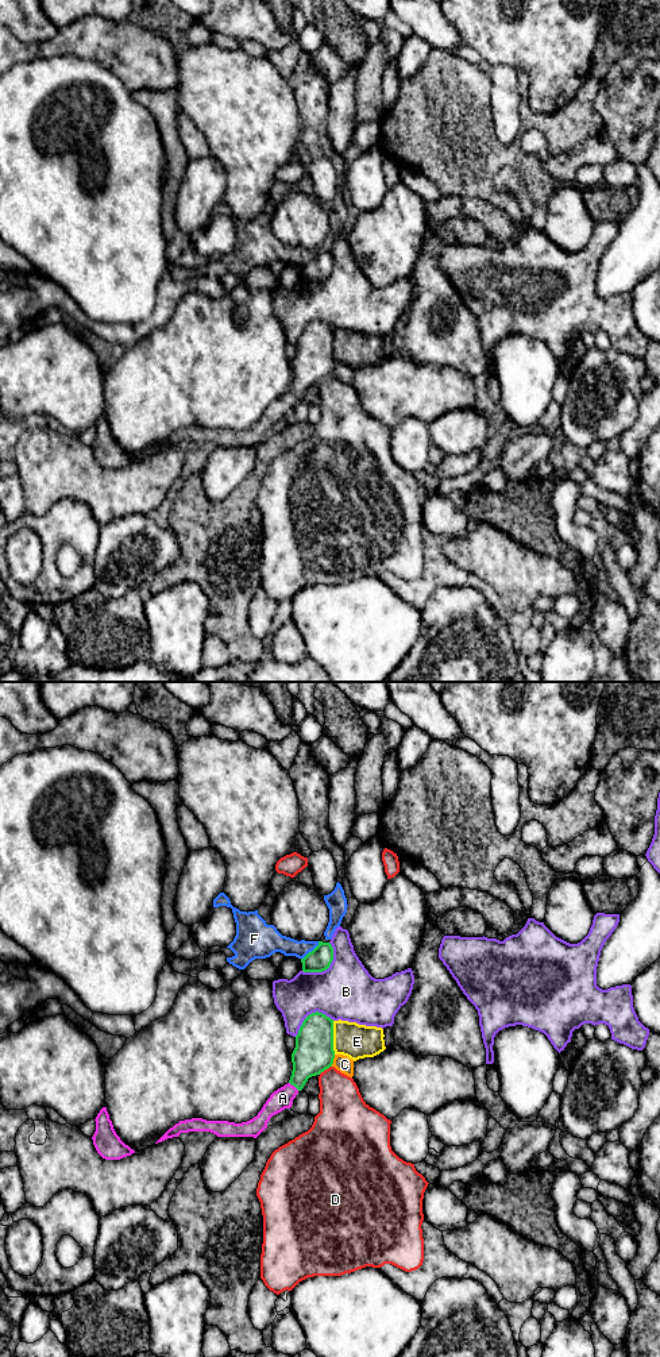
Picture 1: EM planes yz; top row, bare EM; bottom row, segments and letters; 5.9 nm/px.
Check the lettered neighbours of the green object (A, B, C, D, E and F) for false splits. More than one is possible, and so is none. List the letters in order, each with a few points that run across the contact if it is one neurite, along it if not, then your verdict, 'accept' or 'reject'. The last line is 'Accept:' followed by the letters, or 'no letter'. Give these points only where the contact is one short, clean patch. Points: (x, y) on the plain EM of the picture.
A: line yz (313, 362), (294, 394), (282, 407); accept
B: reject
C: line yz (335, 363), (331, 374); reject
D: reject
E: reject
F: line yz (319, 250), (301, 268); reject
Accept: A

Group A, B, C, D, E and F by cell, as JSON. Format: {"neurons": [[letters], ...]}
{"neurons": [["A"], ["B"], ["C"], ["D"], ["E"], ["F"]]}

